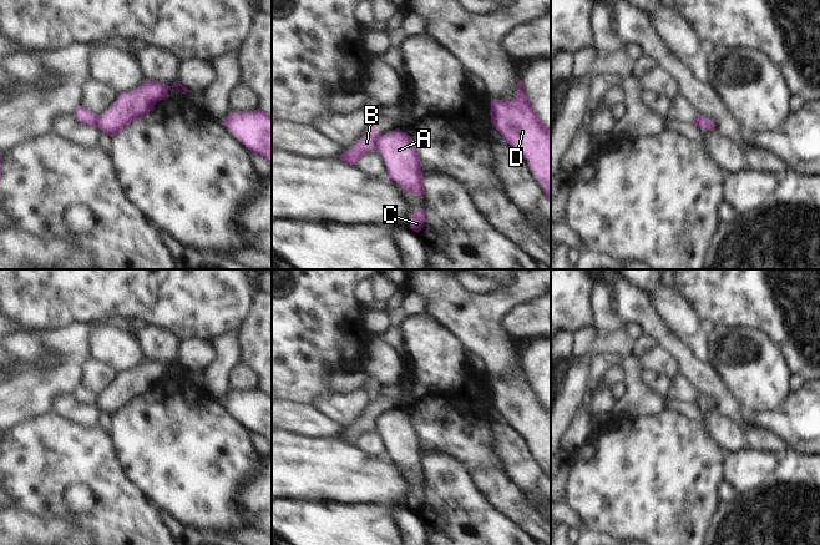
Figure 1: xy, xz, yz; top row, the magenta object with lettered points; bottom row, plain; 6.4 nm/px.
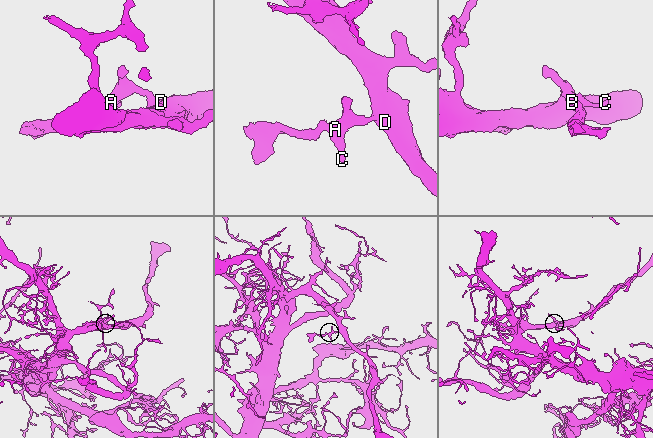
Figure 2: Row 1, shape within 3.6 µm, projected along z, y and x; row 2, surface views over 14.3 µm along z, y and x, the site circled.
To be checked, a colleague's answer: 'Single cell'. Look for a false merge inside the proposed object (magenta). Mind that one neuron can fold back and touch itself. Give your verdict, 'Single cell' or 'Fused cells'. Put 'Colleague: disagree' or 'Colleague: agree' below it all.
Fused cells.
Colleague: disagree

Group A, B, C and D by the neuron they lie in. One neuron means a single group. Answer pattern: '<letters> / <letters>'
A C D / B

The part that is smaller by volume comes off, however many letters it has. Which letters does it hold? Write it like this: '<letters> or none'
B

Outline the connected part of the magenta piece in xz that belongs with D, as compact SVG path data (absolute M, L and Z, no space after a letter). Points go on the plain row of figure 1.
M521 359L512 382L491 378L490 395L503 420L527 439L551 484L551 410L533 389Z

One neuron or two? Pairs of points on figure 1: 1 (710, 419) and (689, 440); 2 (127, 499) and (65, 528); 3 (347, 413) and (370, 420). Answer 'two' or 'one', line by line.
1: two
2: two
3: two

